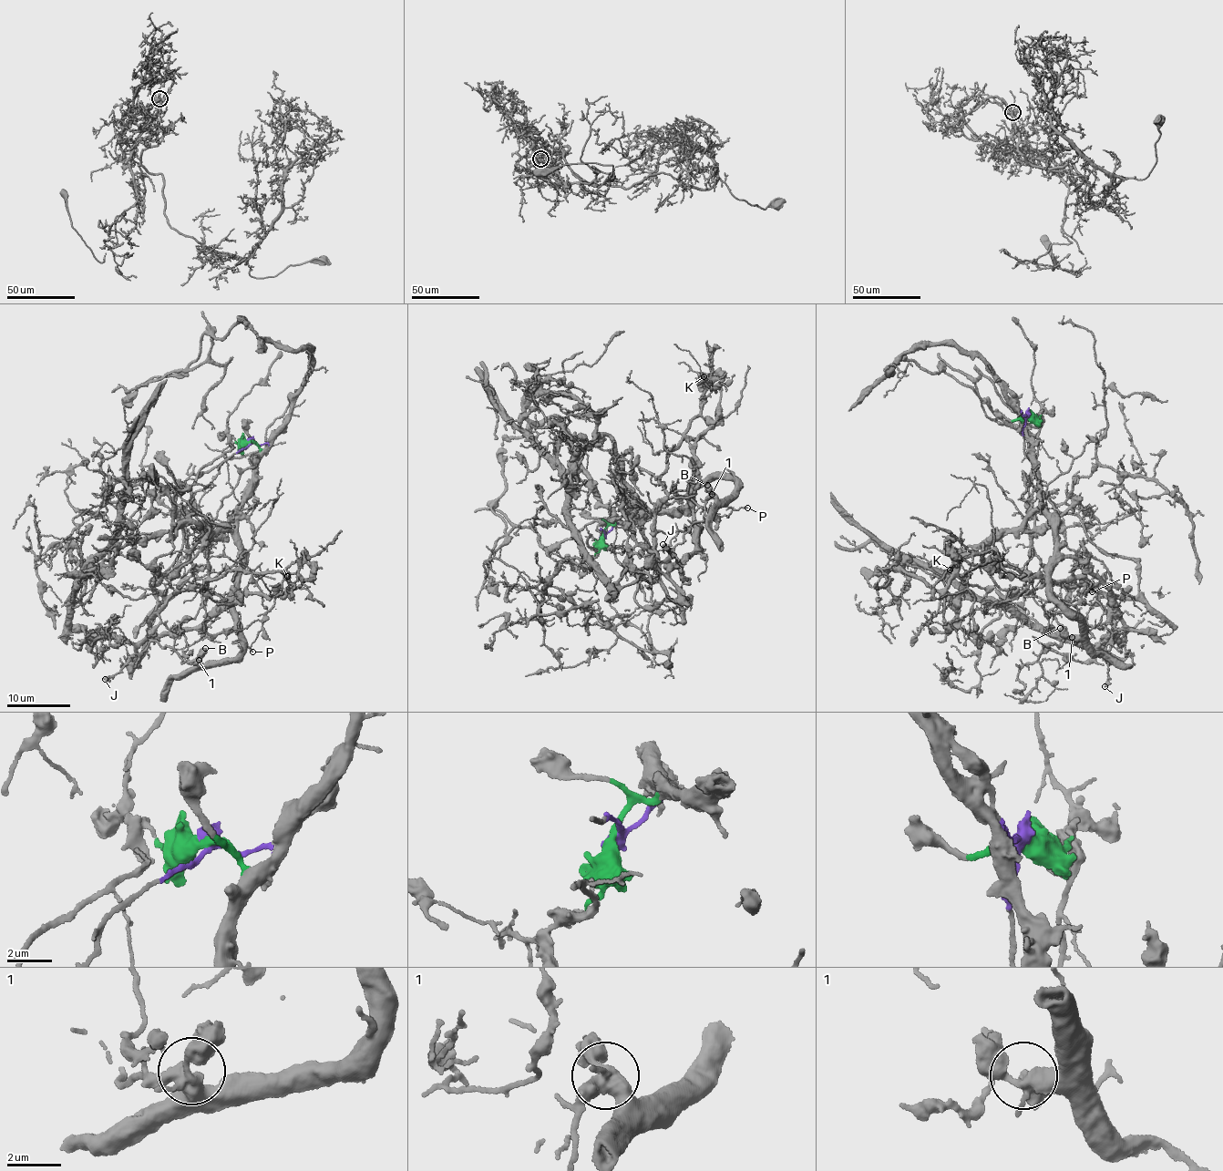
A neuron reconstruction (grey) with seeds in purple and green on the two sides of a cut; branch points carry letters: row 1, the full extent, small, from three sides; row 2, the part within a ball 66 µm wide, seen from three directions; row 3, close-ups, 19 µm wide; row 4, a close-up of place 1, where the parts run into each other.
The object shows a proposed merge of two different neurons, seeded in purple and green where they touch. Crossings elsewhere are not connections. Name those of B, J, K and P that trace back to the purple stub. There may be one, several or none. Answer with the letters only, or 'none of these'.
J, K, P

